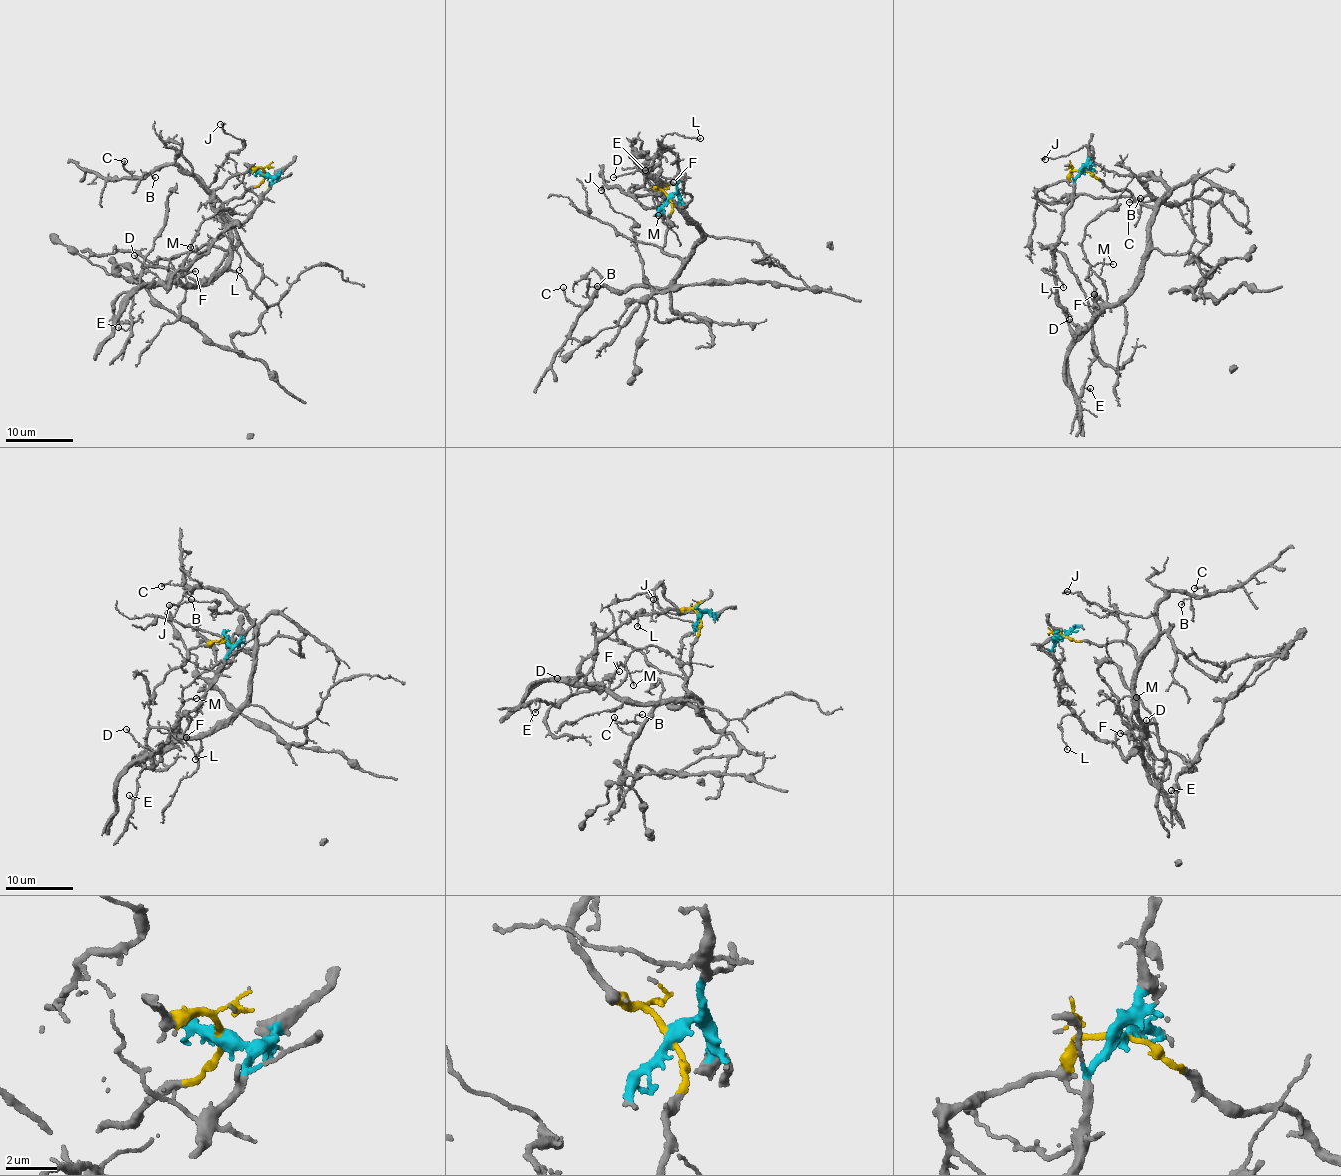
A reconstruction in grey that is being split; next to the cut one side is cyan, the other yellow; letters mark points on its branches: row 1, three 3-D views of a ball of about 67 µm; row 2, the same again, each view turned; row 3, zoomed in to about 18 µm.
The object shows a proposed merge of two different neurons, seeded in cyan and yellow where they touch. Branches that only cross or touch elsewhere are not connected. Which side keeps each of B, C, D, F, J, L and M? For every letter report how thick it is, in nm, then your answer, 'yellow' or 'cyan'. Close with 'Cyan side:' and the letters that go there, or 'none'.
B: 90 nm thick; yellow
C: 160 nm thick; yellow
D: 100 nm thick; cyan
F: 170 nm thick; cyan
J: 130 nm thick; yellow
L: 110 nm thick; cyan
M: 120 nm thick; cyan
Cyan side: D, F, L, M

